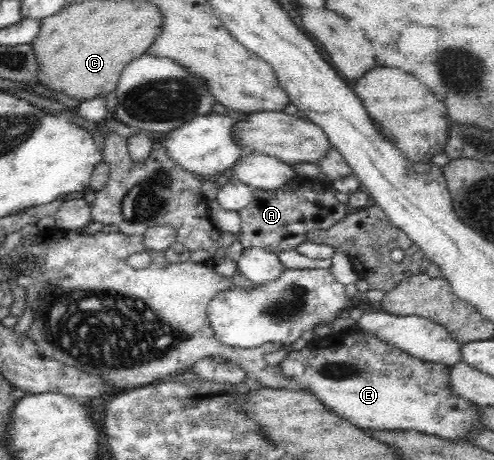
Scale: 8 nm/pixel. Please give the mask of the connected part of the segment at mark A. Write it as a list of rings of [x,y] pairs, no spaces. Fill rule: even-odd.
[[[299,176],[277,189],[252,190],[251,203],[238,211],[241,218],[240,242],[242,247],[265,248],[273,253],[294,249],[305,242],[305,233],[313,229],[329,229],[348,213],[346,204],[340,203],[329,183],[320,183]]]

